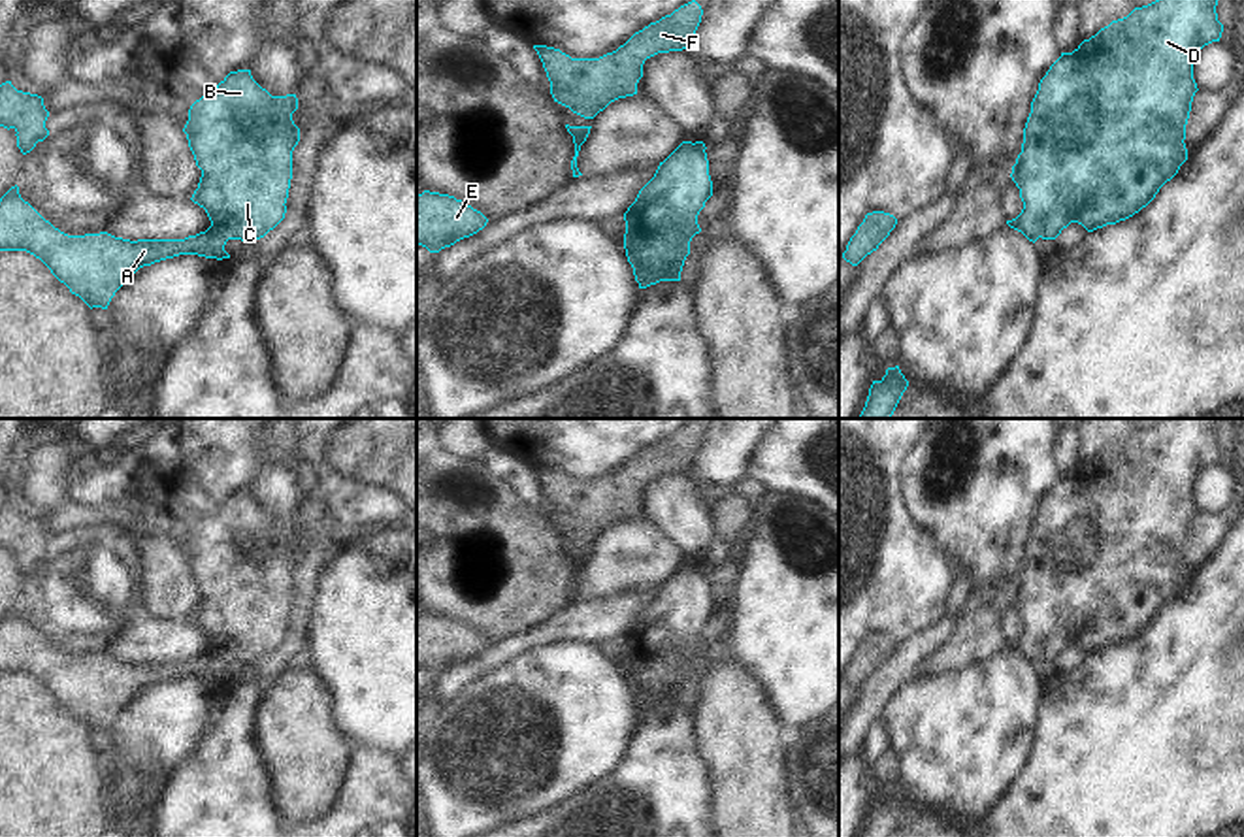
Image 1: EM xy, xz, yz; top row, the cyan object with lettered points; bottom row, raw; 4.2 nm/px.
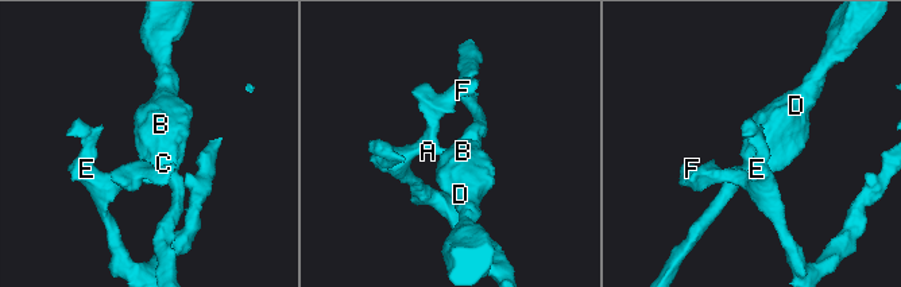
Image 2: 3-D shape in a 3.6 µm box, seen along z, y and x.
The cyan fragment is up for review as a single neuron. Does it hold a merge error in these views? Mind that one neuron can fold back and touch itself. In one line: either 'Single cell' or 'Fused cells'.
Fused cells.

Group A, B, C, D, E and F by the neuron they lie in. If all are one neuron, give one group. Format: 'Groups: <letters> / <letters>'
Groups: A E F / B C D.

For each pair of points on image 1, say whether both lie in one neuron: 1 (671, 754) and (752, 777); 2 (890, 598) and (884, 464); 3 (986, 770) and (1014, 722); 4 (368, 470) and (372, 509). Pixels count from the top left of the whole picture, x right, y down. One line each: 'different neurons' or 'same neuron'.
1: different neurons
2: same neuron
3: same neuron
4: different neurons

